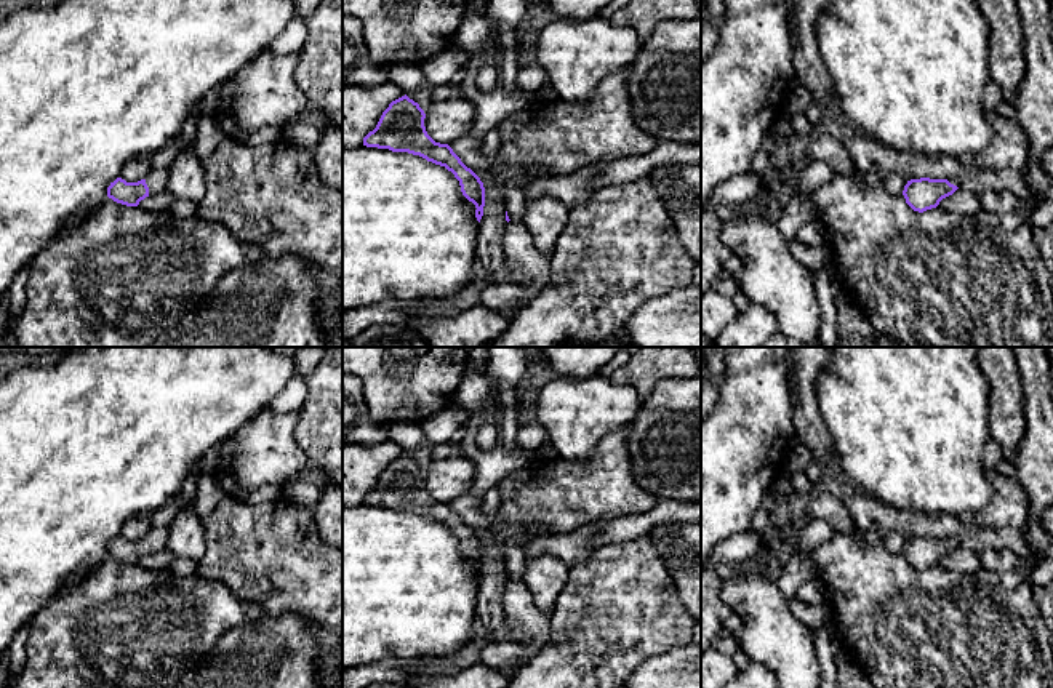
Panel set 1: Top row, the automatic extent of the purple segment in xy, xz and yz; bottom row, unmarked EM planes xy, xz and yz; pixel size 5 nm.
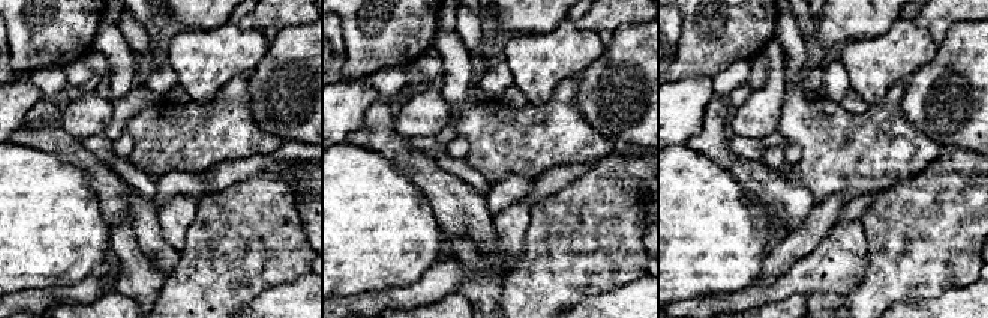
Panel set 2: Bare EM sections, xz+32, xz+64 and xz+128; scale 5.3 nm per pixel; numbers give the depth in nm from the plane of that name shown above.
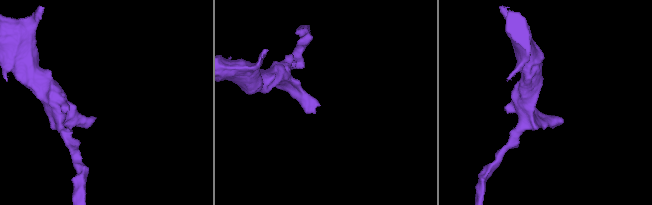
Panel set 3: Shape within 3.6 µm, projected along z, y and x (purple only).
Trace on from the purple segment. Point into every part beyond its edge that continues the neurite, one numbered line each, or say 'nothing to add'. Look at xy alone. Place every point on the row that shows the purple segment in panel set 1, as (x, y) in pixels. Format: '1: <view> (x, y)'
1: xy (156, 180)

